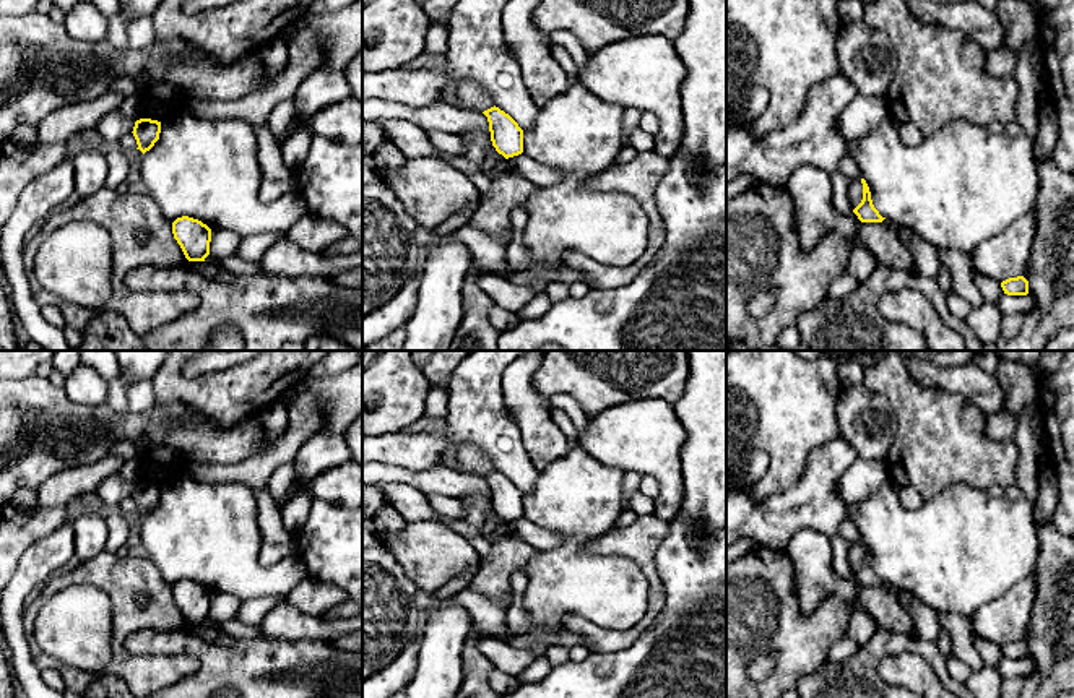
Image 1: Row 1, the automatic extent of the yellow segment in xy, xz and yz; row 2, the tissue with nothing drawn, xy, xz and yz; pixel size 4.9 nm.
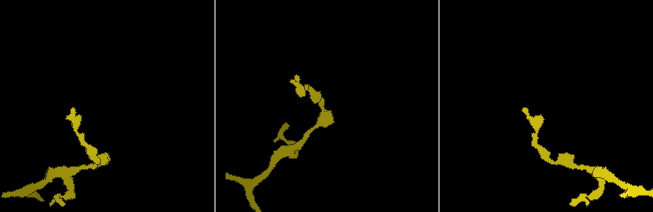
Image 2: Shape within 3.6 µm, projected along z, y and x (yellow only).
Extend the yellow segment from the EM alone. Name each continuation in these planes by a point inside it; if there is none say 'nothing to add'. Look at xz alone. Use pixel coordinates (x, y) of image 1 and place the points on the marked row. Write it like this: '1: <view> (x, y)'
nothing to add

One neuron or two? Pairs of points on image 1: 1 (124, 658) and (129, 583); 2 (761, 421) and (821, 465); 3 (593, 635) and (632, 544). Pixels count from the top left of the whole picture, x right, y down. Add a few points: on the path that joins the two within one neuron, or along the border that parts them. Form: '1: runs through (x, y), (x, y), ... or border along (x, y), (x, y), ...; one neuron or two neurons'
1: runs through (119, 640), (129, 616), (129, 601); one neuron
2: border along (839, 434), (811, 452), (803, 476), (790, 489); two neurons
3: runs through (626, 638), (652, 614), (652, 577); one neuron

